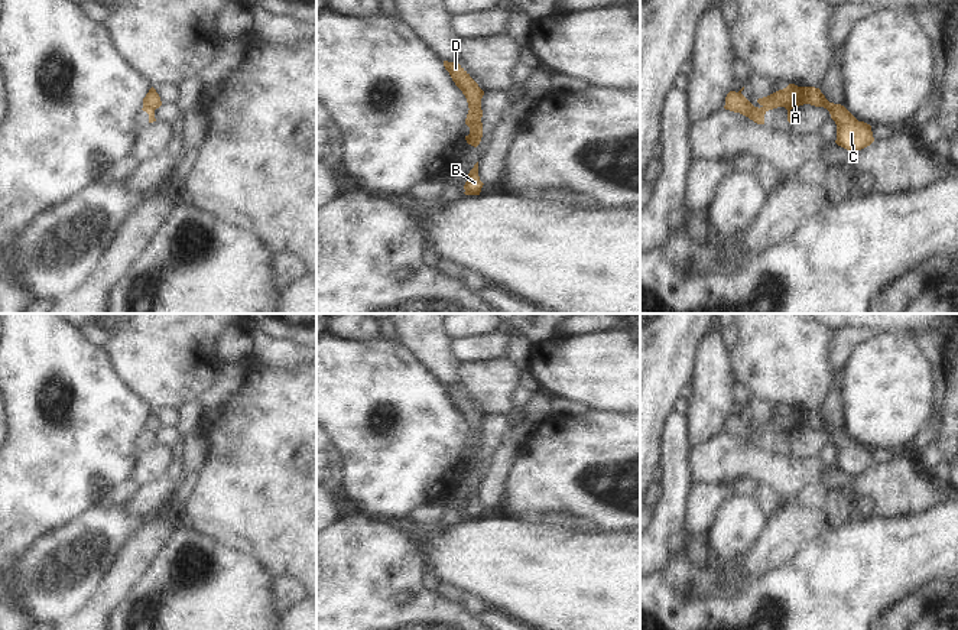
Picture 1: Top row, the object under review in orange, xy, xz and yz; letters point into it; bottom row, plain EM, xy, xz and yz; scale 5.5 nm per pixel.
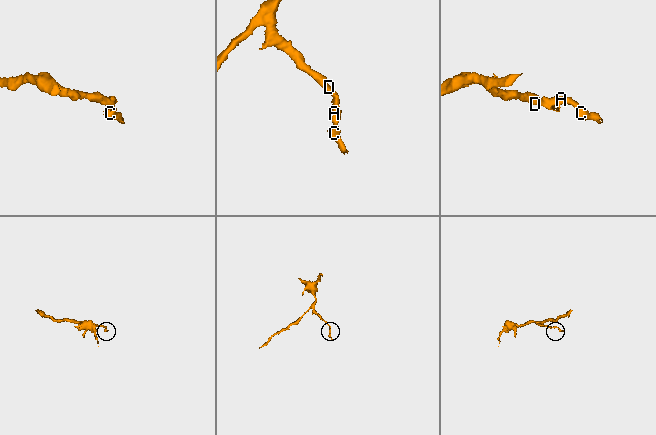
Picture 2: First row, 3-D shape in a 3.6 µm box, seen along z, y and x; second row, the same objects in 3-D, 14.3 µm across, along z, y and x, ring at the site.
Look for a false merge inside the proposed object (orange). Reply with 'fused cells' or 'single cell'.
fused cells

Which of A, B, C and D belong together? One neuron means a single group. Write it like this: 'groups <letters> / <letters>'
groups A B C / D

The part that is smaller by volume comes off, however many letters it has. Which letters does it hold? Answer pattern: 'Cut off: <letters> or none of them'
Cut off: A, B, C

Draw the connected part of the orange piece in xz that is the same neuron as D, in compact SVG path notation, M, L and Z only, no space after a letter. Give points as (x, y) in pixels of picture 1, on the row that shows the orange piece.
M444 61L445 69L449 72L455 85L462 91L468 103L468 114L465 118L465 124L470 124L472 113L472 105L481 103L484 91L478 87L478 84L470 77L470 74L458 64Z

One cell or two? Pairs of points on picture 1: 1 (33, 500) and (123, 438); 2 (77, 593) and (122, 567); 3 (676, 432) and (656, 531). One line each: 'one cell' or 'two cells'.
1: one cell
2: two cells
3: one cell

